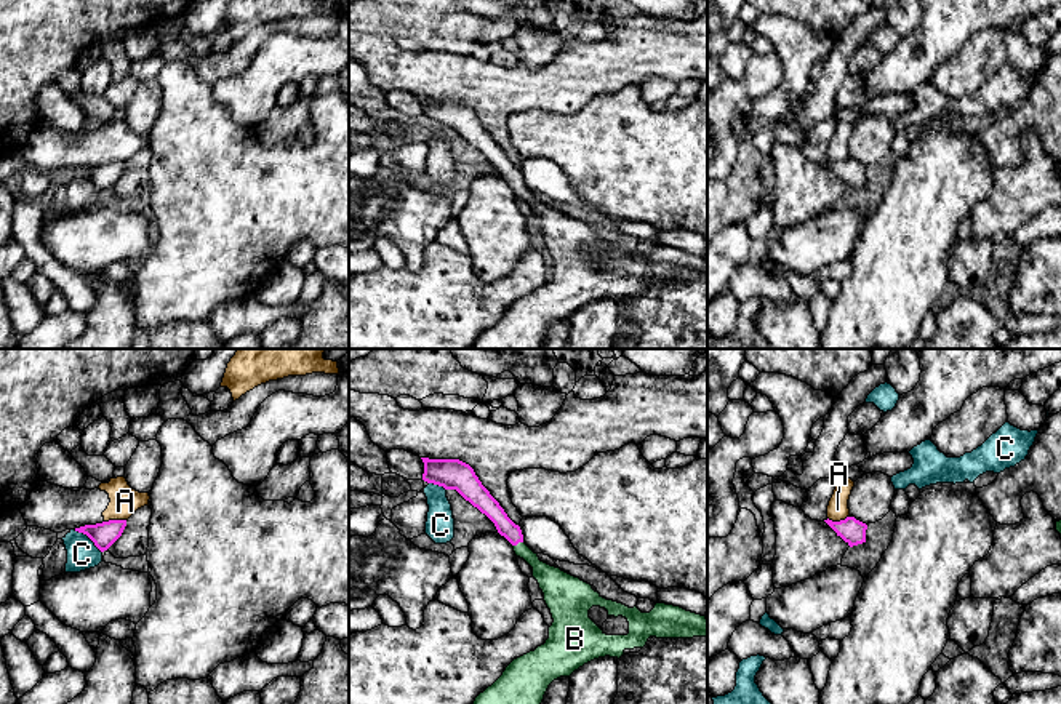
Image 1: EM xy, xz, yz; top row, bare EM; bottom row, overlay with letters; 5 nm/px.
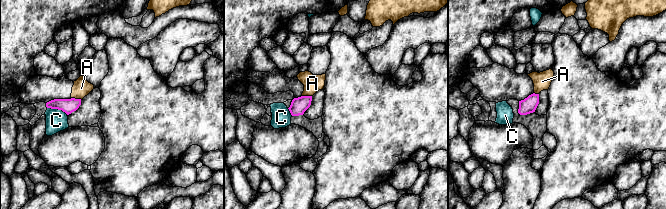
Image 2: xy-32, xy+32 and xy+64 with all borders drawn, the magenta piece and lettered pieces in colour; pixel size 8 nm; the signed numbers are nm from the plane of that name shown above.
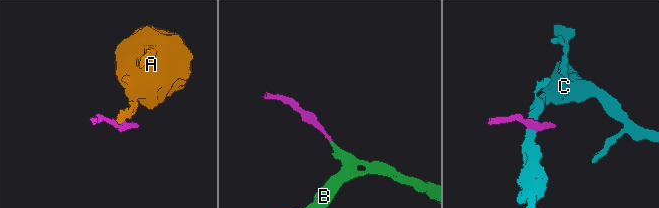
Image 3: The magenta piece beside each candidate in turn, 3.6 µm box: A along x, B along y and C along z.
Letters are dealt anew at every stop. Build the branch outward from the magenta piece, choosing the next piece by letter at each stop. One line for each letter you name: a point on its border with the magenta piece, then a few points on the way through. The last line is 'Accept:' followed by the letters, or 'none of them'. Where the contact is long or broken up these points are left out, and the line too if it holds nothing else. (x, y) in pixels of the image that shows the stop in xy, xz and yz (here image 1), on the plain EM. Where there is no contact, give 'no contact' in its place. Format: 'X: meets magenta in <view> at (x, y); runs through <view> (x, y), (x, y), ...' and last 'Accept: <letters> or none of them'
B: meets magenta in xz at (517, 184); runs through xz (487, 146), (514, 176), (517, 184), (551, 221)
Accept: B

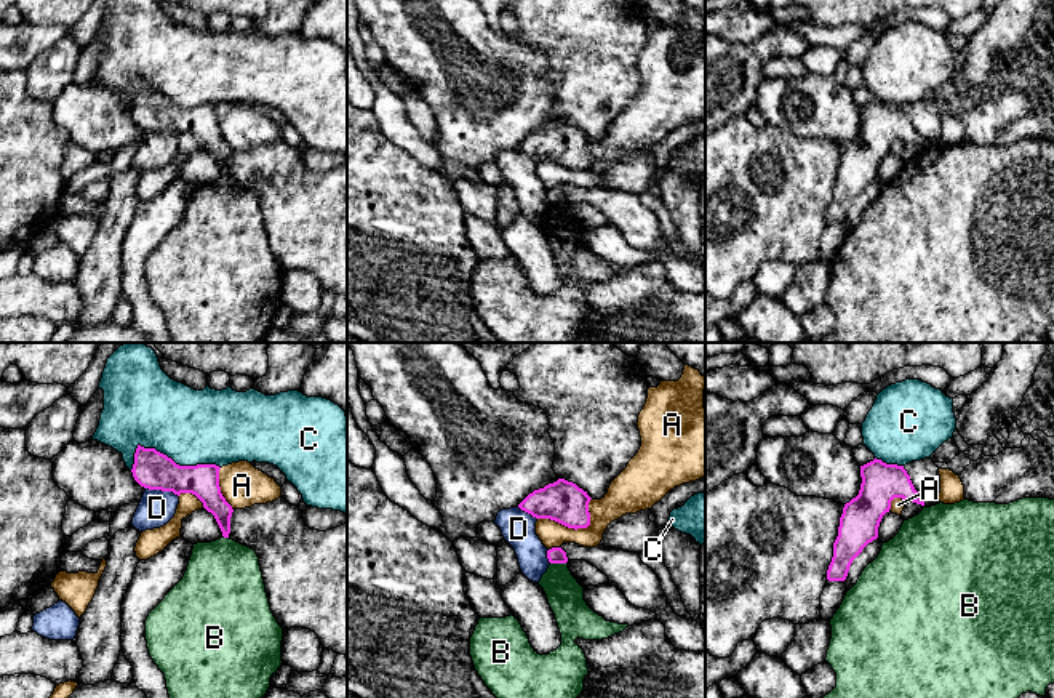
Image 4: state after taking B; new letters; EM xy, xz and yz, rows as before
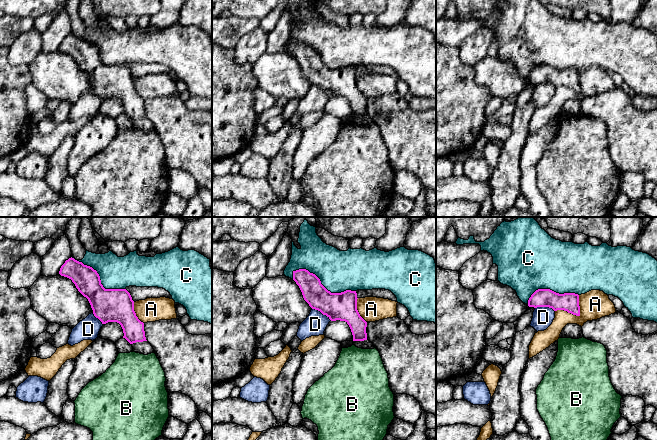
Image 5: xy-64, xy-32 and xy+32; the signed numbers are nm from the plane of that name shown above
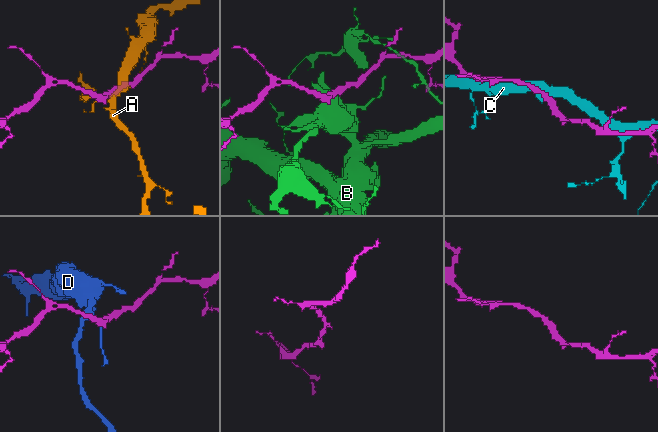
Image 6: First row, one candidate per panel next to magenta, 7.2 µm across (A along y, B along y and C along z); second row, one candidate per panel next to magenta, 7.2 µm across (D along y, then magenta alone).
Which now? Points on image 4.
Accept: none of them

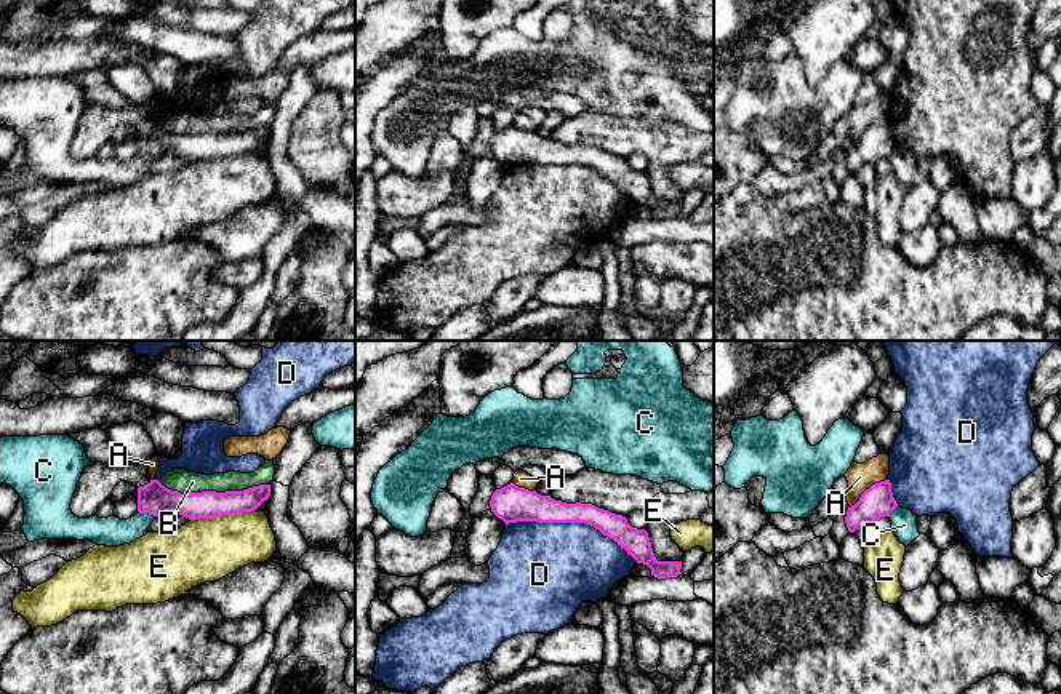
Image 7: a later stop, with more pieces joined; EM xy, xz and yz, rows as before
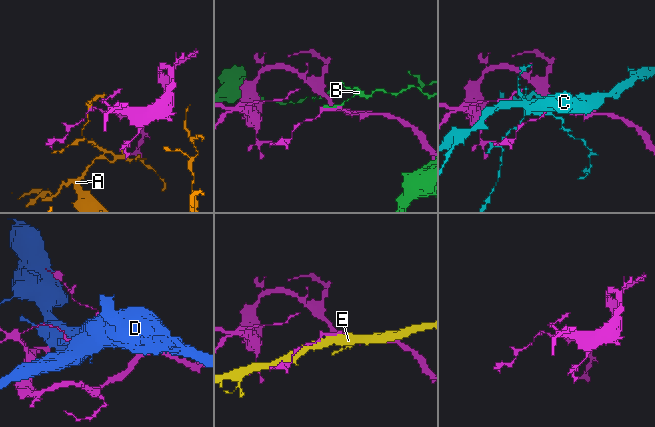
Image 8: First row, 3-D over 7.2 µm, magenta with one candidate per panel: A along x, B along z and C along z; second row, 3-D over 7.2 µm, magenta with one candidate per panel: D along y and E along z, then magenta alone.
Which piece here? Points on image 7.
Accept: none of them

